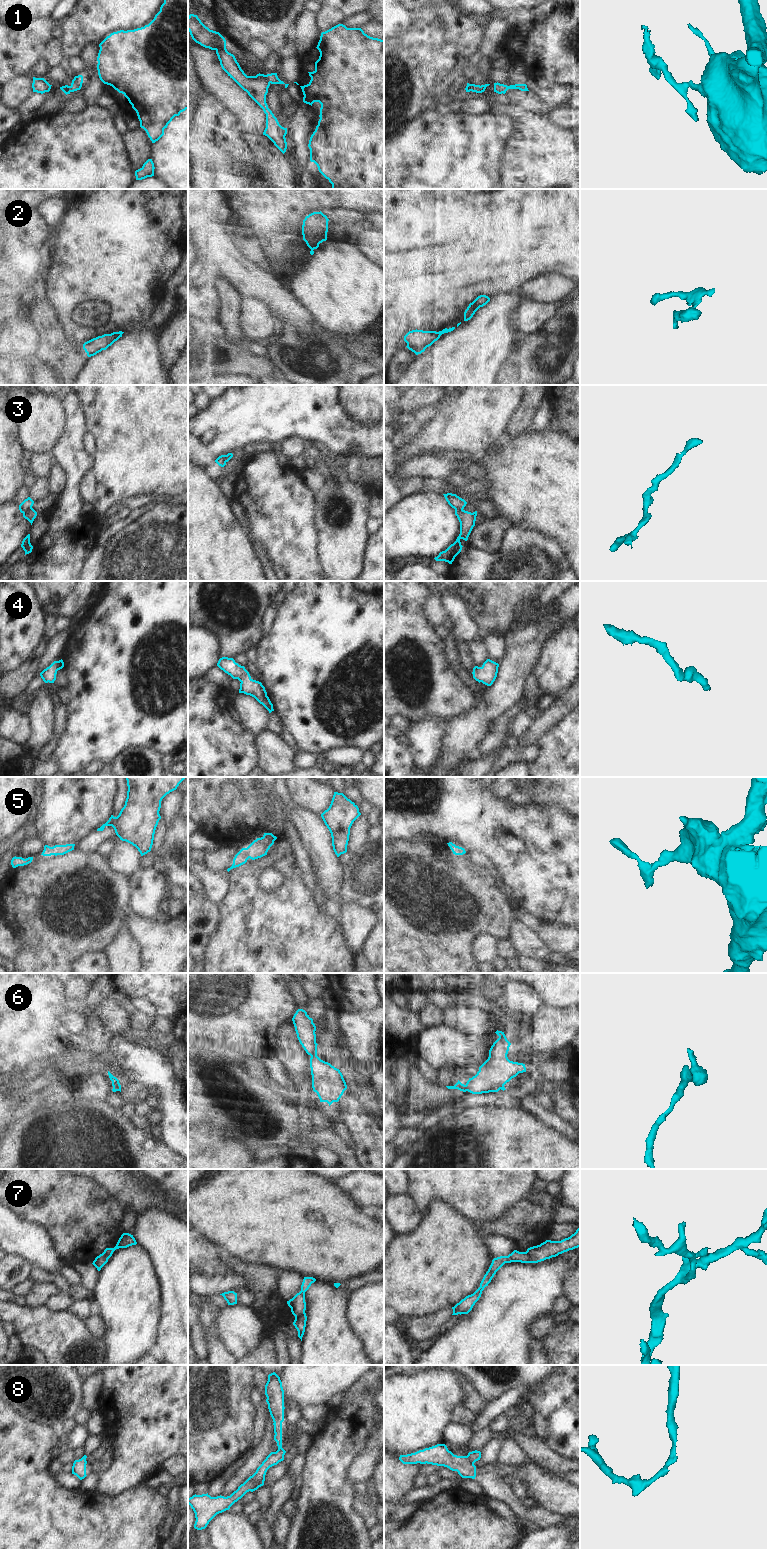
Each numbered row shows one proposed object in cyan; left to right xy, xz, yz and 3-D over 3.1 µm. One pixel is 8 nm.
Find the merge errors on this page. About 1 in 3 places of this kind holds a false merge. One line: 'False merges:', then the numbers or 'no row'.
False merges: 1, 2, 3, 7, 8

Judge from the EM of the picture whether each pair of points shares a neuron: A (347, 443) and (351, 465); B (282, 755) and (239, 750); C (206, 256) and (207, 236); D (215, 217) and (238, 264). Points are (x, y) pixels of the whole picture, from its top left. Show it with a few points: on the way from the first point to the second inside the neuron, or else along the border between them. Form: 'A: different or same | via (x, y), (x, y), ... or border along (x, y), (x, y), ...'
A: different | border along (372, 457), (344, 456), (342, 458)
B: different | border along (254, 736), (257, 766)
C: same | via (207, 251), (207, 241)
D: same | via (215, 229), (215, 241), (226, 252)

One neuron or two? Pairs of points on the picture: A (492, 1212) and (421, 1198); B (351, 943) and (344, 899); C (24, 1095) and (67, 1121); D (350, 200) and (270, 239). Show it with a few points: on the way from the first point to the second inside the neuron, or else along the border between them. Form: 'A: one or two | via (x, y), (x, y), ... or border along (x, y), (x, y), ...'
A: one | via (474, 1194), (439, 1193)
B: two | border along (341, 904), (357, 904), (368, 911)
C: two | border along (40, 1106), (36, 1110), (24, 1111), (18, 1114)
D: one | via (330, 199), (310, 199), (290, 219)

